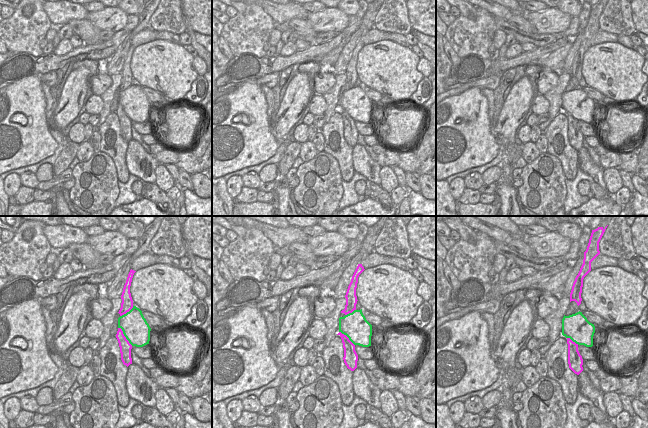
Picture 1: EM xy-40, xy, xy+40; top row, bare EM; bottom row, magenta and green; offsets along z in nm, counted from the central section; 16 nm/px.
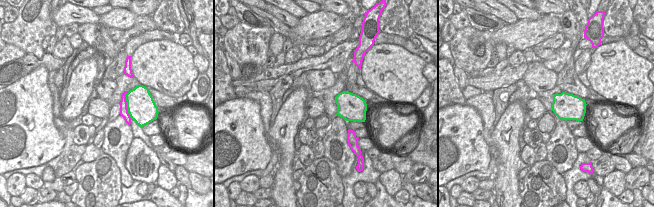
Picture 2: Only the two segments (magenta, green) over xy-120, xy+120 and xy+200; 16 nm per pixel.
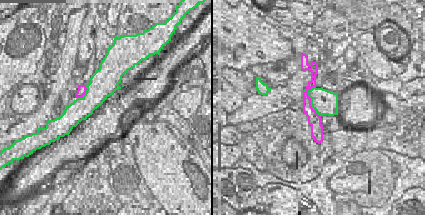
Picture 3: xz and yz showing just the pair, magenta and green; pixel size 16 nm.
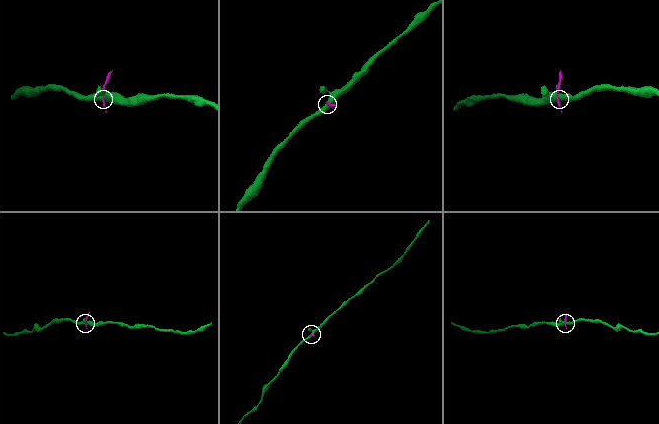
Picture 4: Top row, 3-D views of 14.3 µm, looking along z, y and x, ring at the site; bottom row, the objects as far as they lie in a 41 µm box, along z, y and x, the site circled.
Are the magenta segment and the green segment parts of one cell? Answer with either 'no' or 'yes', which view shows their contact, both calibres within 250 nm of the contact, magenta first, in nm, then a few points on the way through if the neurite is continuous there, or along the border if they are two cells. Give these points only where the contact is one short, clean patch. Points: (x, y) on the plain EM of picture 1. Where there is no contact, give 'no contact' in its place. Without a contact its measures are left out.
no; contact in xy-40; calibres 190 and 420 nm

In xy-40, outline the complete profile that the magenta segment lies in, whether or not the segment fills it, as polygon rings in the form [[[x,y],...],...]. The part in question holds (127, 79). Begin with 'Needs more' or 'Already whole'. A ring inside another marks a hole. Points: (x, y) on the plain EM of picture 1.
Already whole. [[[132,45],[130,46],[126,59],[124,61],[123,68],[121,71],[121,75],[122,75],[121,84],[118,88],[120,92],[126,90],[133,84],[133,76],[130,69],[130,62],[131,62],[132,54],[135,48],[136,47]]]

